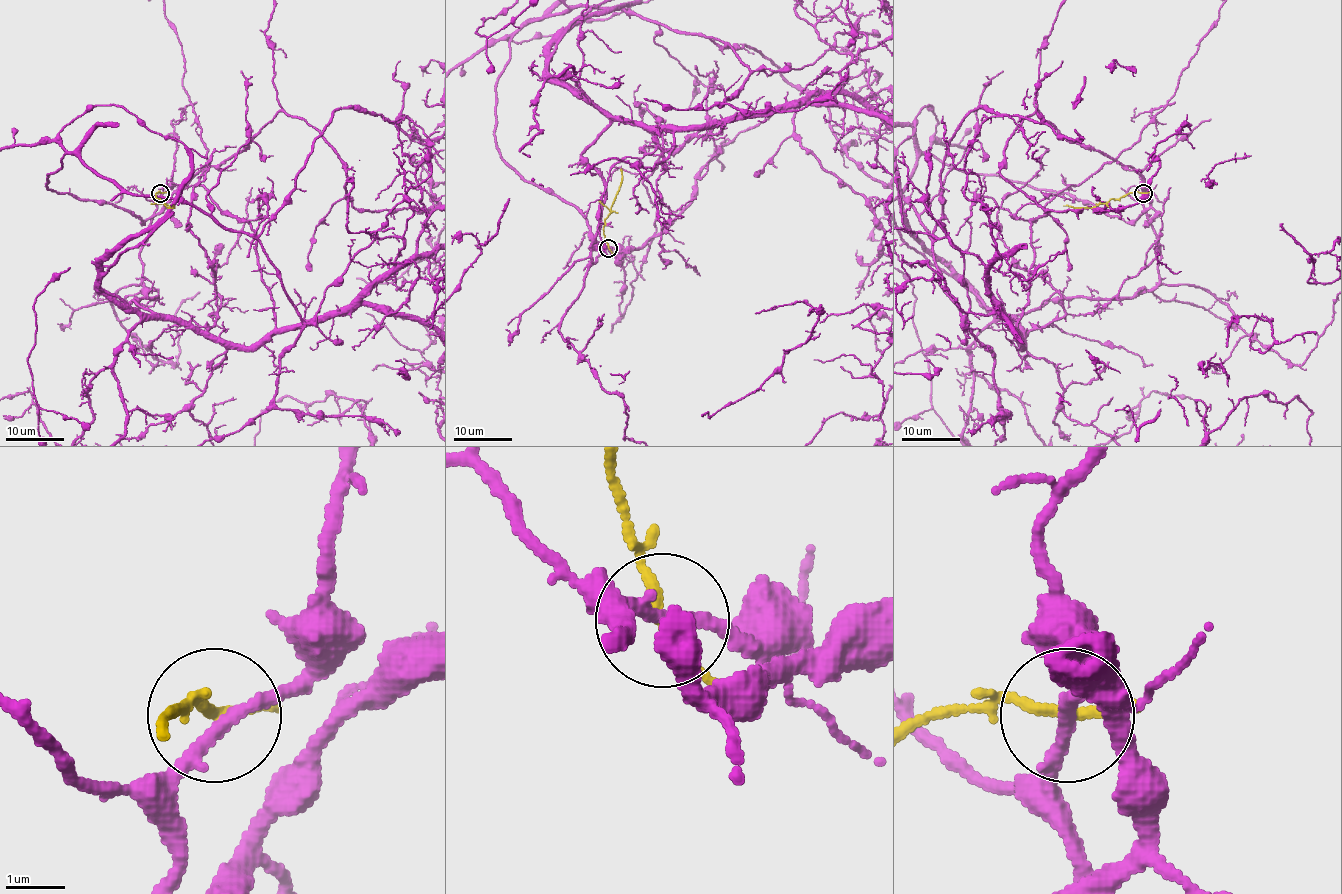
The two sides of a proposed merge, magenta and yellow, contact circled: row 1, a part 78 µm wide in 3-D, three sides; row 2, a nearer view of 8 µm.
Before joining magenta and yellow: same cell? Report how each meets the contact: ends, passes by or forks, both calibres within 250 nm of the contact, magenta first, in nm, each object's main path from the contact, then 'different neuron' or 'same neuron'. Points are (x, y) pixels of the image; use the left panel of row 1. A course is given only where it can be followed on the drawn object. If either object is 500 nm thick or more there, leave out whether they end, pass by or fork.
magenta passes by; yellow passes by; calibres 220 and 150 nm; course yellow (161, 193), (155, 196), (167, 207), (173, 206); different neuron

